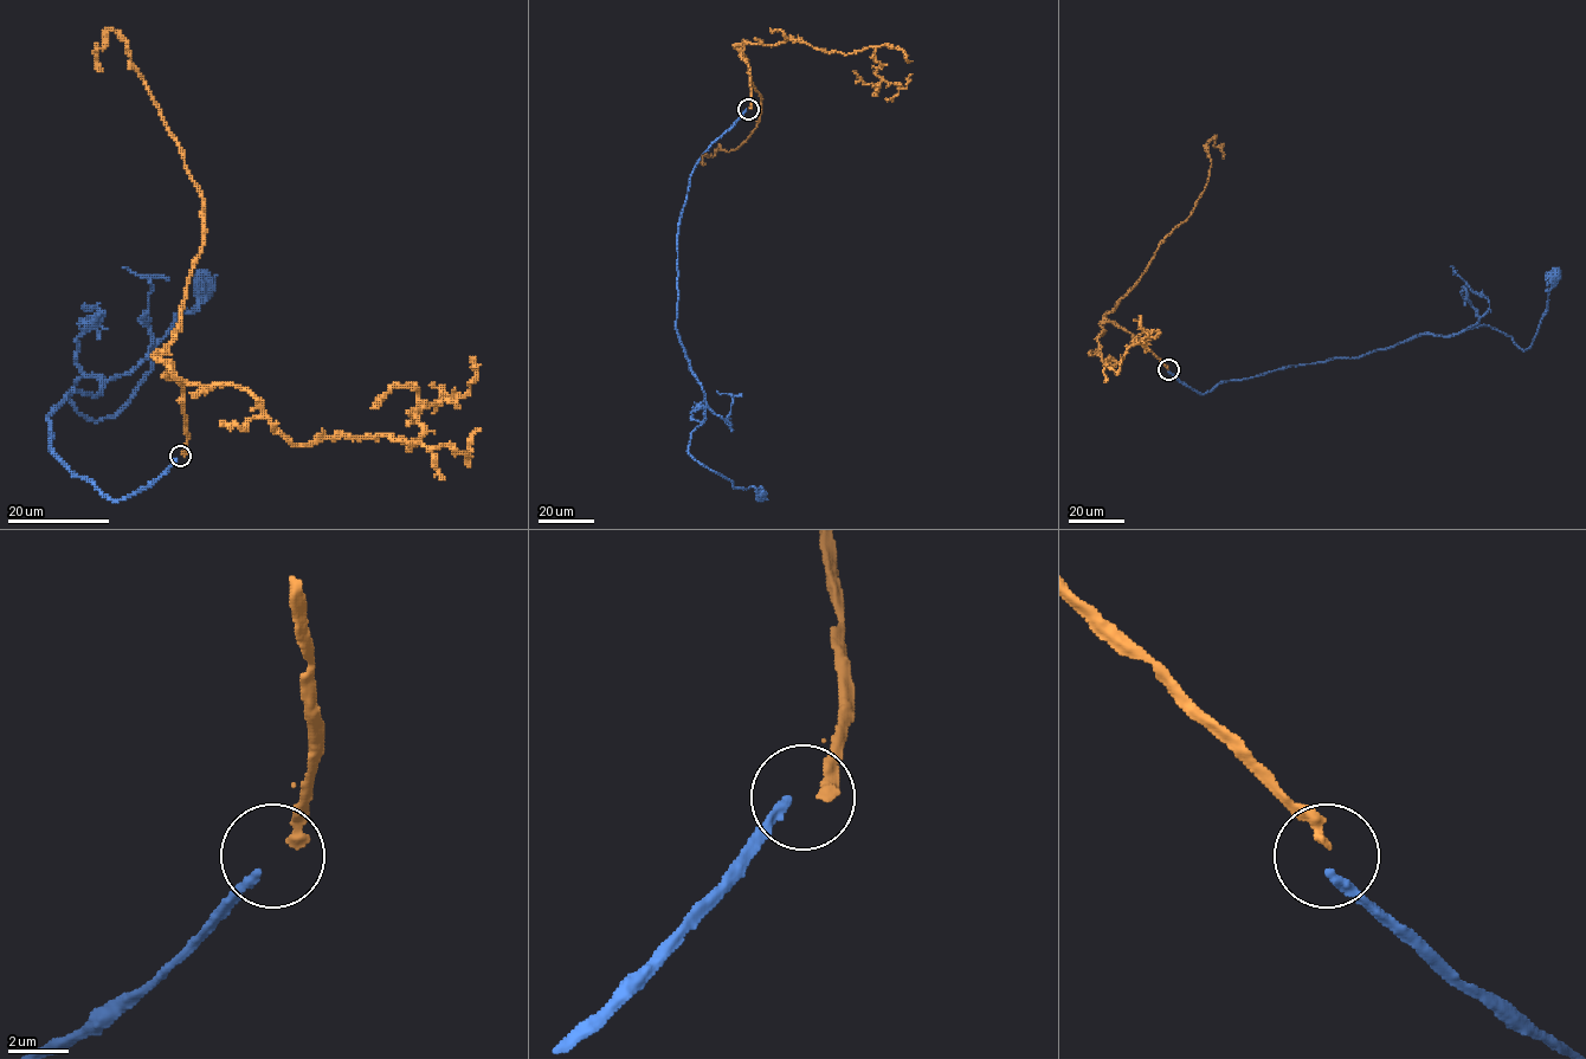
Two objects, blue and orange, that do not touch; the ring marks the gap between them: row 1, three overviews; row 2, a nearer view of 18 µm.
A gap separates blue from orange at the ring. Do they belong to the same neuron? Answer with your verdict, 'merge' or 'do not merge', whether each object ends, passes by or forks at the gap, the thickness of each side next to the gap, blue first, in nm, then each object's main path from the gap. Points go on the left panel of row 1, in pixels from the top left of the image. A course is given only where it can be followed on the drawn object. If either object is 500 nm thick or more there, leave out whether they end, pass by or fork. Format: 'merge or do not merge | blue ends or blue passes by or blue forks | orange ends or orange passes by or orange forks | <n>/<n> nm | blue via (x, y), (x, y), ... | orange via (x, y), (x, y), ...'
do not merge | blue ends | orange ends | 320/340 nm | blue via (176, 458), (111, 499), (53, 454), (49, 418), (100, 392), (83, 375), (70, 404), (114, 417), (202, 286) | orange via (182, 454), (184, 389), (156, 355), (172, 340), (201, 247), (202, 197), (116, 31), (97, 50), (101, 71)

